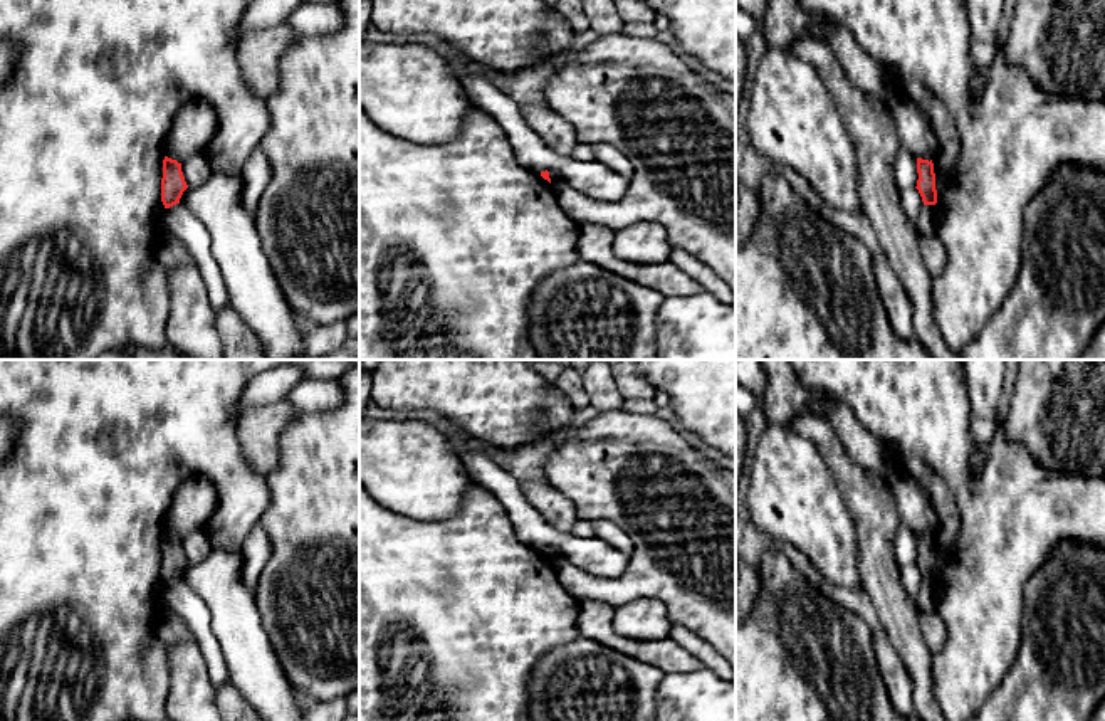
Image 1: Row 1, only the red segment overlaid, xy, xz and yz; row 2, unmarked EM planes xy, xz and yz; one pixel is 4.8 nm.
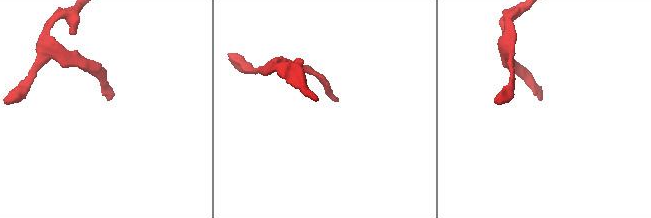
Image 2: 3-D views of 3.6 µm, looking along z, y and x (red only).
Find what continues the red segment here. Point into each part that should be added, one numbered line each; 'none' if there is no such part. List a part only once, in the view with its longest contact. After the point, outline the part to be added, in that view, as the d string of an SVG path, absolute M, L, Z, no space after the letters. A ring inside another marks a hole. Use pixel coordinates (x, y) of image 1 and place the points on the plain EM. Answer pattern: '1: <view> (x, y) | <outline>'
1: xy (178, 597) | M176 580L165 587L165 610L180 615L190 627L202 649L210 684L217 691L228 679L228 669L222 647L212 632L212 617L205 600L185 582Z

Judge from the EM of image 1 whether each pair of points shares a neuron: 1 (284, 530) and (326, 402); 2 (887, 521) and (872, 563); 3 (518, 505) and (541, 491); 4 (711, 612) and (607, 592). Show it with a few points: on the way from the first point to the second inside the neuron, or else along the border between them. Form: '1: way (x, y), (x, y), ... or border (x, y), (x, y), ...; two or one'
1: border (341, 402), (331, 410), (301, 414); two
2: way (877, 531), (875, 553); one
3: border (519, 483), (524, 499), (553, 528); two
4: way (686, 594), (675, 587), (632, 587); one

